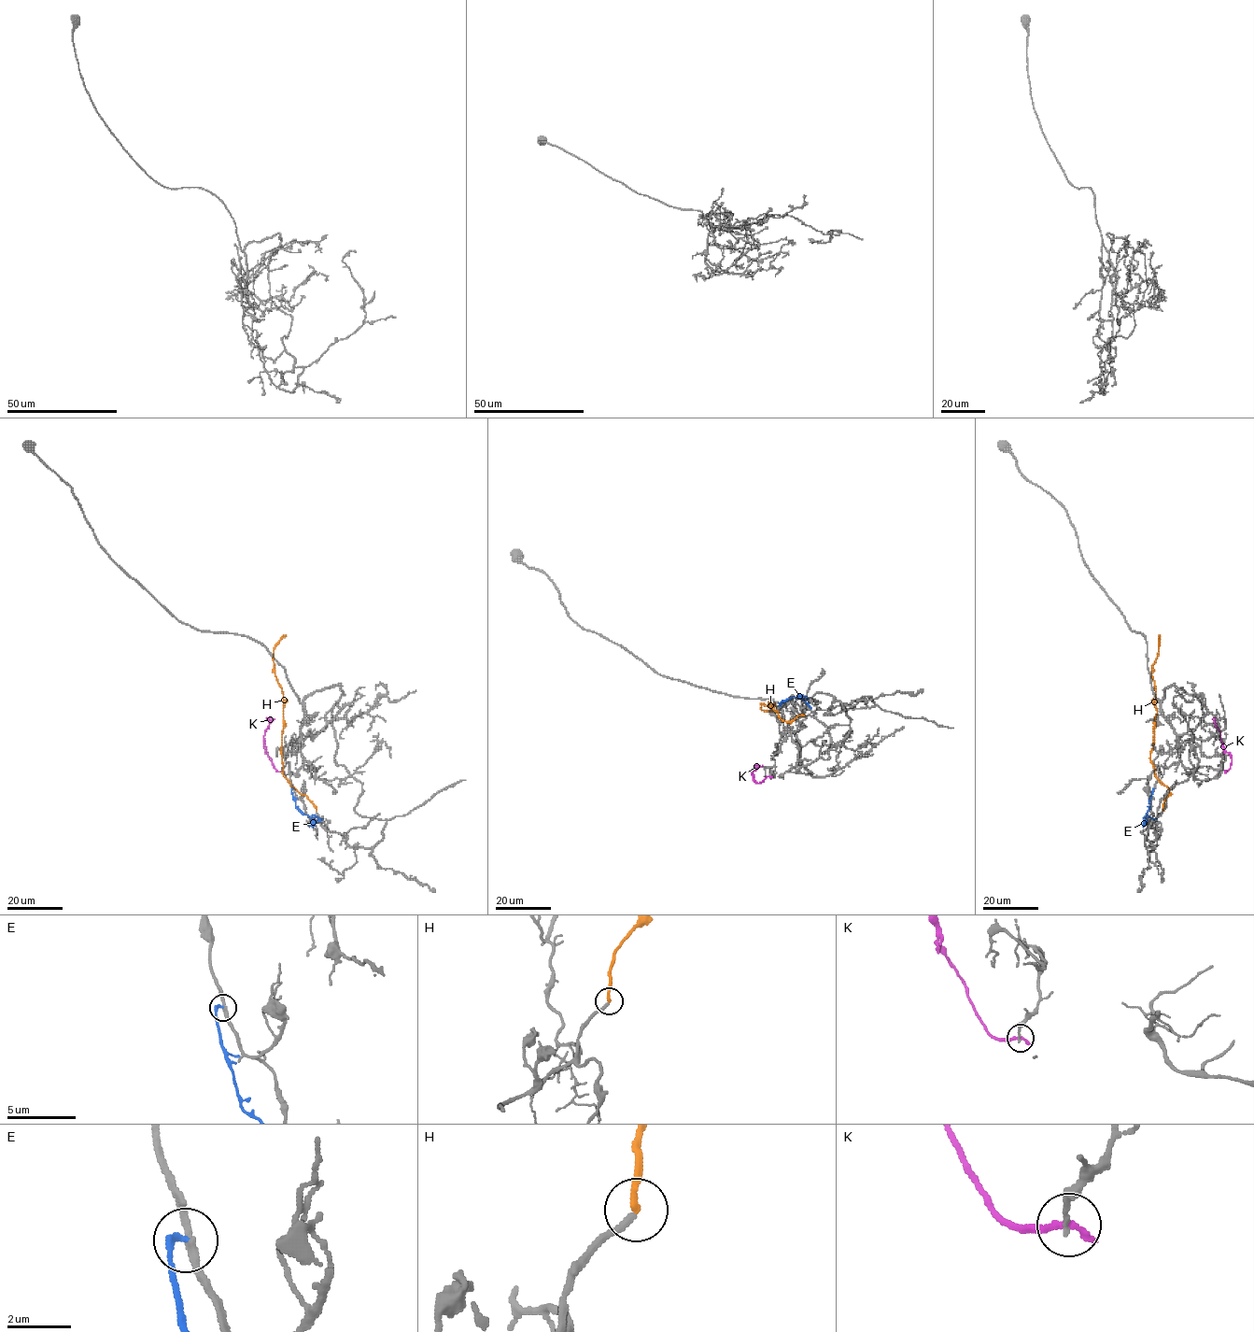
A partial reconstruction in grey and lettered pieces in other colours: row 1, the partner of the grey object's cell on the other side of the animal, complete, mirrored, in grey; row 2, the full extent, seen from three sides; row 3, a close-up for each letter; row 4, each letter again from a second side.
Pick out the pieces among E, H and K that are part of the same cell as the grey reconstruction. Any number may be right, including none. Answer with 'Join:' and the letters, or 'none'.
Join: H

